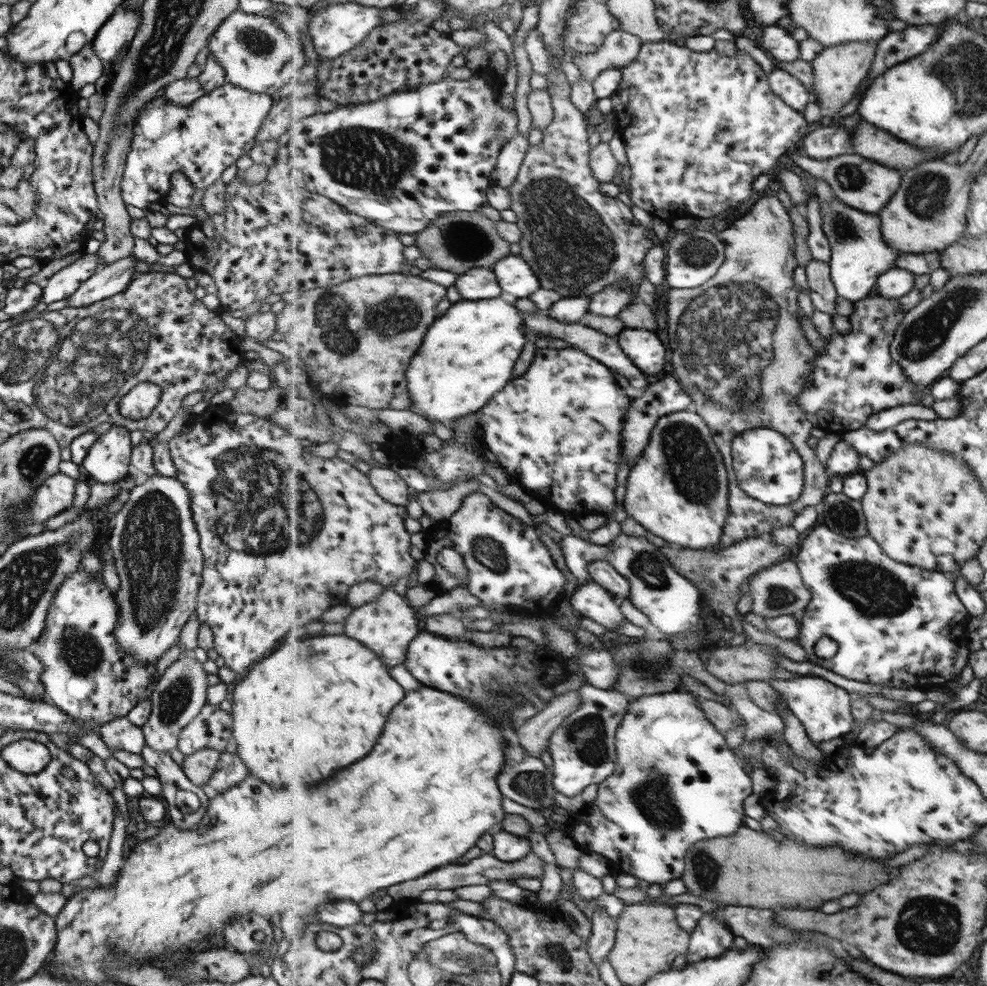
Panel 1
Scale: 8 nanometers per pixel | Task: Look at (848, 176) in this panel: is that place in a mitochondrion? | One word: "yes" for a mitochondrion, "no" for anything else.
yes

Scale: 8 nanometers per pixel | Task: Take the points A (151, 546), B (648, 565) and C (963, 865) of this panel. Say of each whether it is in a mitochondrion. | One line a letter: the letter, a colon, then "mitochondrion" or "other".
A: mitochondrion
B: mitochondrion
C: other

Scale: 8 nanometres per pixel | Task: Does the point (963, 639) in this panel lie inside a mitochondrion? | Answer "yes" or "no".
no

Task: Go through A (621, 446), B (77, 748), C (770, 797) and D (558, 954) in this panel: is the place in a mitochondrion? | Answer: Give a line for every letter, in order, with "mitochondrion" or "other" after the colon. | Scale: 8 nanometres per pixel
A: other
B: other
C: other
D: mitochondrion

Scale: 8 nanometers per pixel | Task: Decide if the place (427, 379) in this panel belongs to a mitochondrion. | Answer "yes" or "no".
no

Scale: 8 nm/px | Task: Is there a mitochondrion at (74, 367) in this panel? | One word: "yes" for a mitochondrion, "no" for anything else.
yes

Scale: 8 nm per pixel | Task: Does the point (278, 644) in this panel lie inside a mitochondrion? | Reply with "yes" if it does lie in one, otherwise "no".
no

